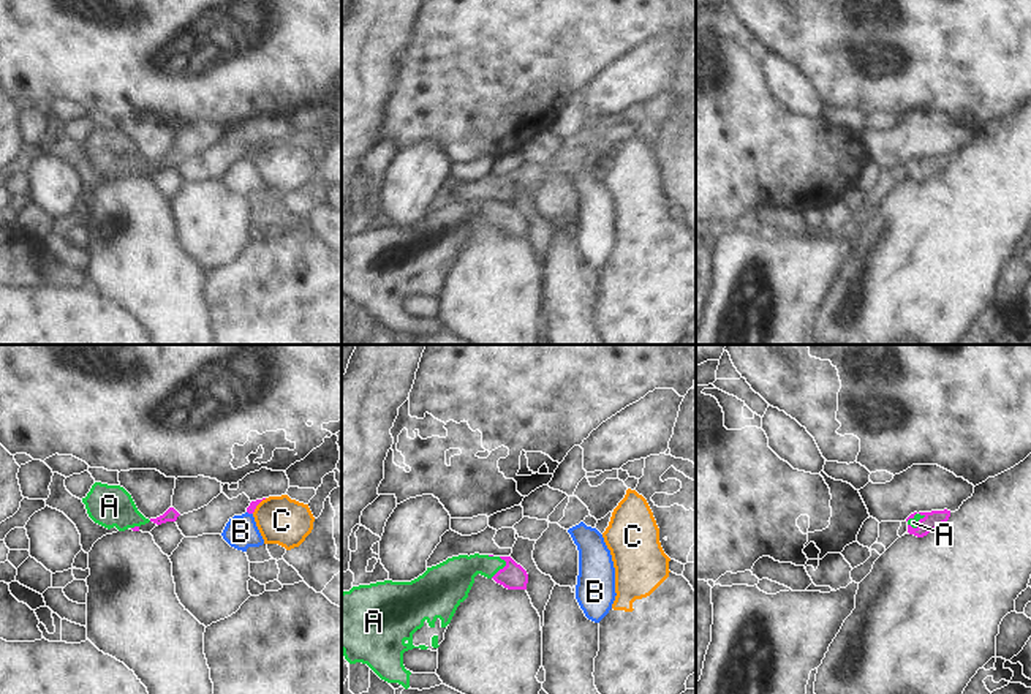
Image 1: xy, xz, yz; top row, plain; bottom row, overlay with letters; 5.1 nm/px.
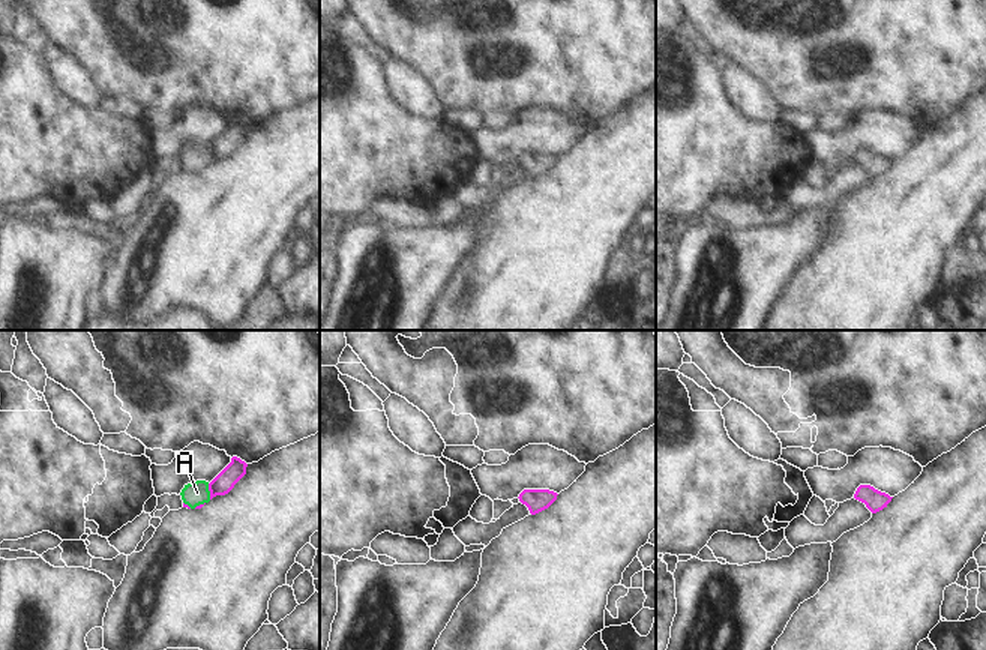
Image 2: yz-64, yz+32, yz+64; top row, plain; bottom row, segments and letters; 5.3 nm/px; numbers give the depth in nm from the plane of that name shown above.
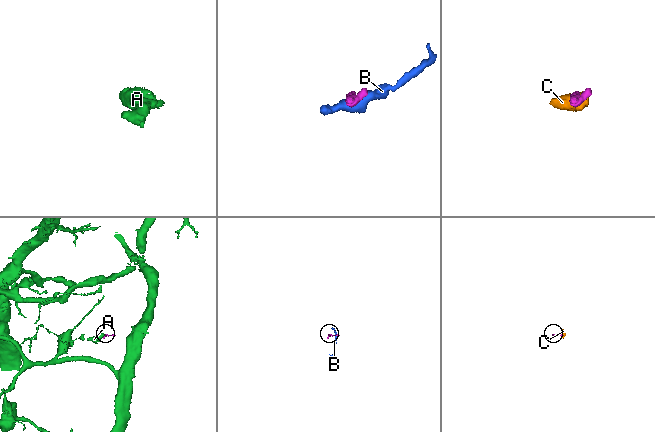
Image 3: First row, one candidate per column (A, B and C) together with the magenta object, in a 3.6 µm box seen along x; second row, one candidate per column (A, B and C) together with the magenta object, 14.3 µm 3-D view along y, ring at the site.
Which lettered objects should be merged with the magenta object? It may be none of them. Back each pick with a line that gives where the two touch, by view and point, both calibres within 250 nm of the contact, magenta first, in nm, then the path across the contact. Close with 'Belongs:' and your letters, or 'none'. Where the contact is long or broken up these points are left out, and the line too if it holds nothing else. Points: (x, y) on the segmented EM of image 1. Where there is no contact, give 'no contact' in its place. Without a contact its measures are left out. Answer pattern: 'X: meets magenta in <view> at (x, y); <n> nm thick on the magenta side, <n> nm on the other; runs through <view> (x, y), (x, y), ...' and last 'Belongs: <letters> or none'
A: meets magenta in xz at (500, 569); 140 nm thick on the magenta side, 200 nm on the other; runs through xz (513, 576), (500, 569), (464, 568), (453, 579)
Belongs: A

